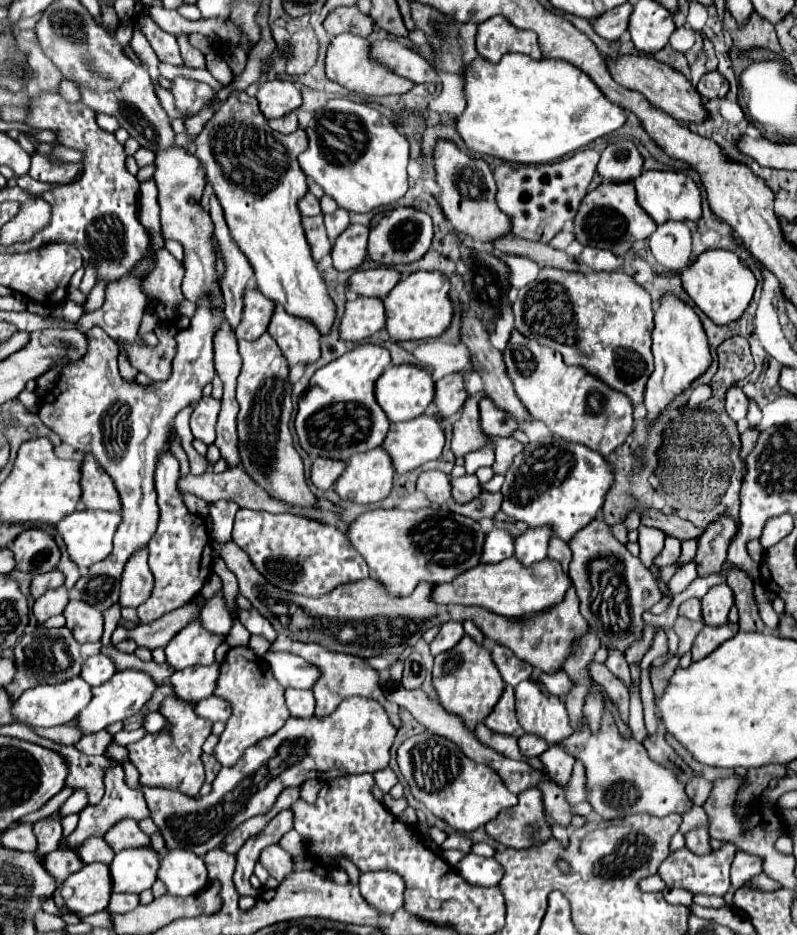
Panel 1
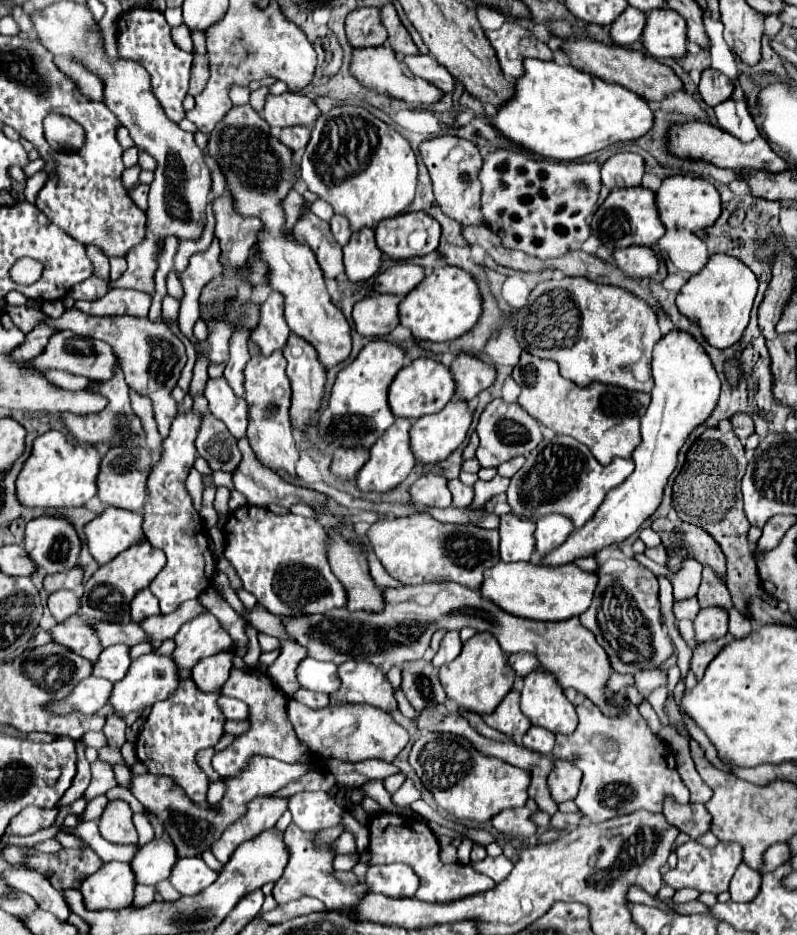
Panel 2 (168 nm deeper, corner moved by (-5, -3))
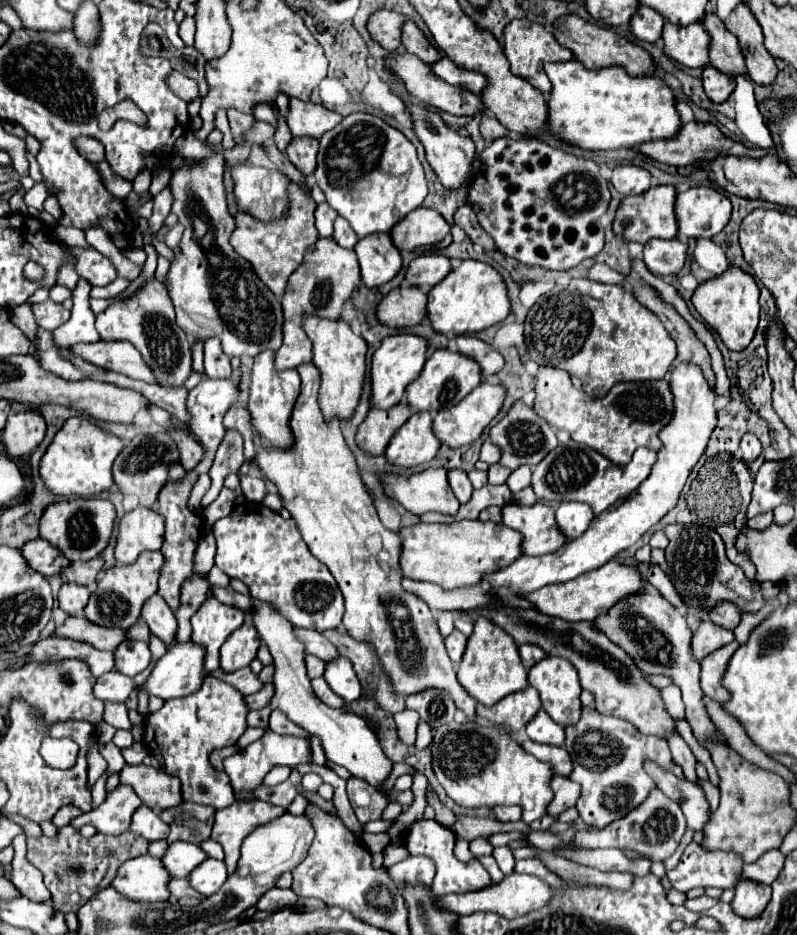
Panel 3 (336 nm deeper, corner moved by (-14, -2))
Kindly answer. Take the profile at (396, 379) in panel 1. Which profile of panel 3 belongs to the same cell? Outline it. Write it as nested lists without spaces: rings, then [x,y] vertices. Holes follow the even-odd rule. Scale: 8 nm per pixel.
[[[437,349],[425,363],[421,375],[417,377],[415,383],[407,387],[407,403],[415,411],[429,411],[437,413],[443,407],[451,407],[459,403],[463,397],[467,397],[479,383],[483,381],[481,367],[475,359],[461,355],[461,353],[451,353],[449,349]]]

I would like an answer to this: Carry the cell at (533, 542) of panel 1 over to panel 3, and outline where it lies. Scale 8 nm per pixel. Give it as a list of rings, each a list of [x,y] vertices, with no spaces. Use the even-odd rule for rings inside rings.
[[[571,501],[557,507],[557,525],[569,539],[583,535],[591,519],[593,519],[593,509],[587,503]]]

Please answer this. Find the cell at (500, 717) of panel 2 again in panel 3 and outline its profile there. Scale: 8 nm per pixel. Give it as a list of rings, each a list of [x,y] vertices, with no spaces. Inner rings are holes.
[[[527,685],[527,689],[503,697],[503,701],[495,703],[493,707],[485,707],[479,703],[475,713],[477,717],[483,717],[493,725],[503,725],[509,731],[519,731],[535,717],[539,709],[541,709],[541,699],[537,689]]]

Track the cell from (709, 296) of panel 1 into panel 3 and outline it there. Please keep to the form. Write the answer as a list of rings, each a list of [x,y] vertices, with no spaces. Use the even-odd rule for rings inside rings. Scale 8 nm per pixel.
[[[731,267],[723,275],[701,283],[695,289],[691,301],[703,321],[719,333],[719,337],[731,351],[743,351],[753,341],[759,323],[759,287],[755,279],[739,267]]]

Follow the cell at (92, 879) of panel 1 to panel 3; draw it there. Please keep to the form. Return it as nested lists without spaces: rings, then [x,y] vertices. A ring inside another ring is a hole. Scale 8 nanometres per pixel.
[[[141,855],[137,859],[125,861],[125,865],[119,867],[111,887],[133,901],[167,901],[171,897],[167,887],[169,881],[171,875],[163,867],[161,859],[153,855]]]

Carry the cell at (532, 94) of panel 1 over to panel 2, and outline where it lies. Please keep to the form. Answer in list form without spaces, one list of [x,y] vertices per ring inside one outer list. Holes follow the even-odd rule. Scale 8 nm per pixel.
[[[534,58],[524,60],[524,74],[514,82],[514,96],[498,106],[494,116],[488,116],[490,124],[510,142],[518,144],[520,148],[538,154],[550,160],[578,160],[590,152],[602,150],[608,144],[636,140],[644,136],[654,122],[654,114],[648,108],[646,100],[638,98],[638,94],[626,90],[620,84],[608,84],[588,72],[578,70],[572,64],[556,64],[556,62],[542,62]]]

